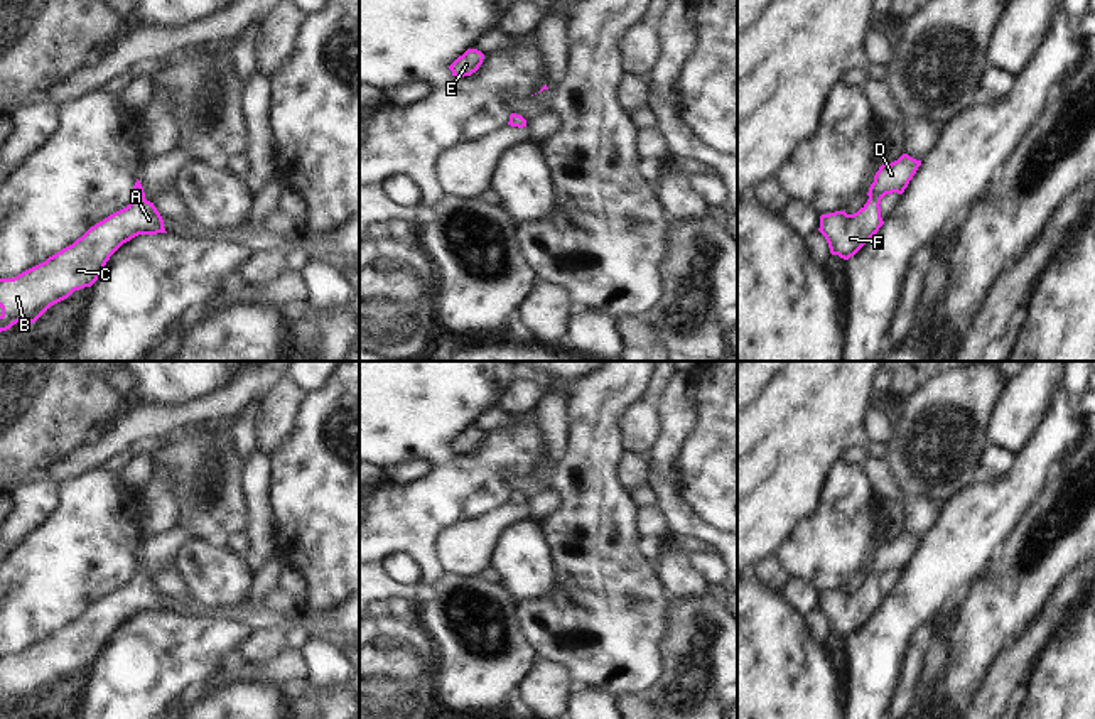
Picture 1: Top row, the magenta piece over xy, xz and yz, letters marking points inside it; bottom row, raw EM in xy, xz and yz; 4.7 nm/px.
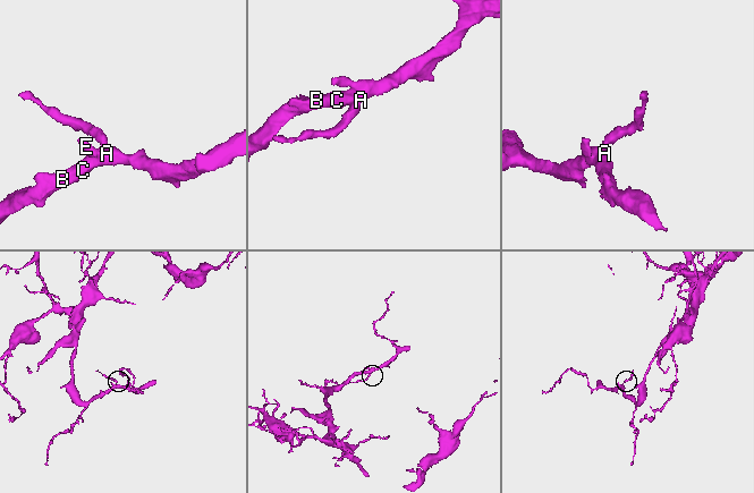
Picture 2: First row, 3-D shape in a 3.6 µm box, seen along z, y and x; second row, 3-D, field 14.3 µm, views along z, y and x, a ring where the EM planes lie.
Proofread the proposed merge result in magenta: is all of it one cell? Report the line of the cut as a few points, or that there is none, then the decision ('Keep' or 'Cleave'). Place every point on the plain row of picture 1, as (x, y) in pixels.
No split. Keep

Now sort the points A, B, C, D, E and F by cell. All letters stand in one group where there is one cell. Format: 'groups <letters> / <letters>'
groups A B C D E F

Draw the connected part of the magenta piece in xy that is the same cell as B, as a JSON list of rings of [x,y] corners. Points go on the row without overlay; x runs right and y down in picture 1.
[[[137,557],[133,574],[127,586],[110,592],[103,599],[91,604],[73,623],[62,626],[46,640],[19,651],[13,657],[0,657],[0,711],[20,700],[30,704],[51,684],[67,677],[74,668],[91,665],[105,648],[110,635],[127,619],[138,613],[167,611],[164,597],[154,581],[145,577],[143,565]]]

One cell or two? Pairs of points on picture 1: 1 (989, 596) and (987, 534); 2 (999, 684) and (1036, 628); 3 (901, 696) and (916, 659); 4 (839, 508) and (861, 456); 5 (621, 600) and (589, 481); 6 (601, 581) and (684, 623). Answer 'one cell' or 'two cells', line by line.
1: two cells
2: one cell
3: one cell
4: two cells
5: one cell
6: two cells

